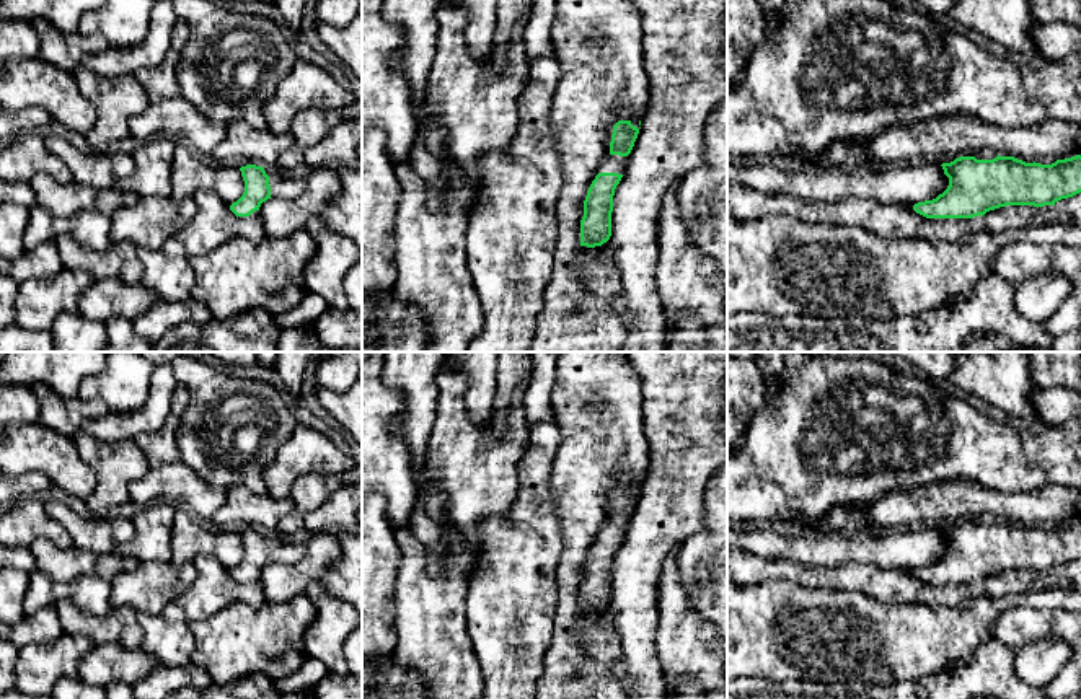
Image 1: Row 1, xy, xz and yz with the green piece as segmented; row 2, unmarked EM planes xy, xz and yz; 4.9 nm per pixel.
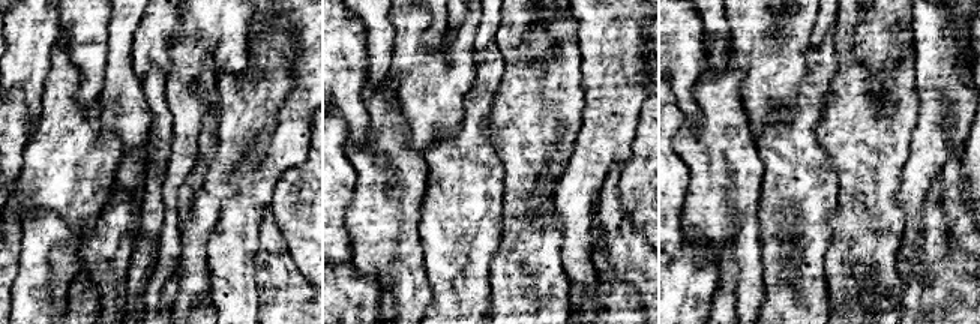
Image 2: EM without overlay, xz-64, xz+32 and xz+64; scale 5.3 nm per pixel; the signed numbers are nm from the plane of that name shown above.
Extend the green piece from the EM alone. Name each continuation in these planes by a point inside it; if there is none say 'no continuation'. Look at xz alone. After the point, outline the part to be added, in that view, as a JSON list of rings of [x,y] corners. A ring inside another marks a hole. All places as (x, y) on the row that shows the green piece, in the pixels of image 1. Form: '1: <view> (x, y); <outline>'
1: xz (613, 163); [[[608,155],[602,161],[602,165],[598,168],[598,173],[618,173],[618,174],[624,174],[626,163],[628,163],[628,156]]]

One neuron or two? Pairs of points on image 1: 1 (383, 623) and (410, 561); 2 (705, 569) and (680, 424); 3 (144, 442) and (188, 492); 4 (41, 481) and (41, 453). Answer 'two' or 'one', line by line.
1: two
2: two
3: two
4: two

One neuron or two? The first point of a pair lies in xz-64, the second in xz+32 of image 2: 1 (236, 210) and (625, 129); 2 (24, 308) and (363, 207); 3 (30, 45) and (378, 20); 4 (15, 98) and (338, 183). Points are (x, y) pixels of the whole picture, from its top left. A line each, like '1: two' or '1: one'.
1: one
2: one
3: one
4: two

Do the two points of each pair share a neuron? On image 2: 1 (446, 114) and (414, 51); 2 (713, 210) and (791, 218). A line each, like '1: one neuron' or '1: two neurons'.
1: one neuron
2: two neurons

